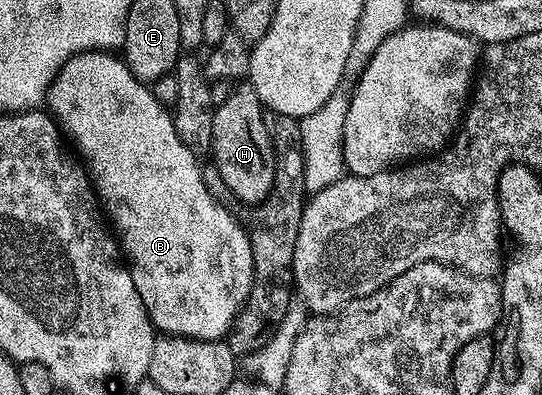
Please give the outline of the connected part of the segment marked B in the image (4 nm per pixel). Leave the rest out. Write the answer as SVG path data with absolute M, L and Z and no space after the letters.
M111 51L78 53L73 59L69 59L69 63L65 63L65 67L61 67L61 71L53 79L51 90L47 92L45 105L50 116L55 118L61 126L62 132L70 138L73 145L73 140L75 140L74 148L90 176L102 208L117 234L117 240L129 262L129 268L133 275L133 287L137 287L137 295L141 295L141 303L145 303L145 311L149 315L152 325L163 335L193 337L199 341L218 341L226 338L227 330L235 322L237 314L243 310L247 298L251 296L251 287L255 283L255 252L251 249L251 241L247 237L246 228L240 224L237 217L234 217L236 214L232 210L224 208L223 205L216 205L213 197L209 195L203 182L200 162L195 162L196 154L185 143L181 143L175 130L172 114L151 94L150 88L144 82L135 78L133 71L122 56Z

